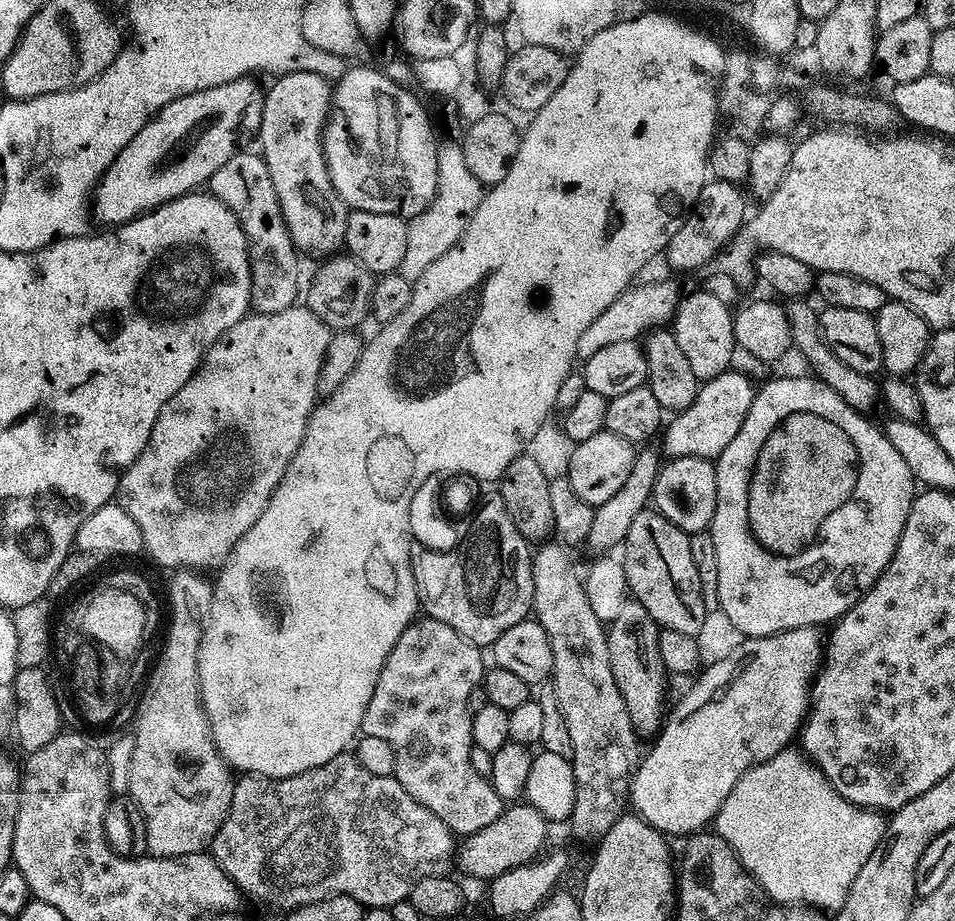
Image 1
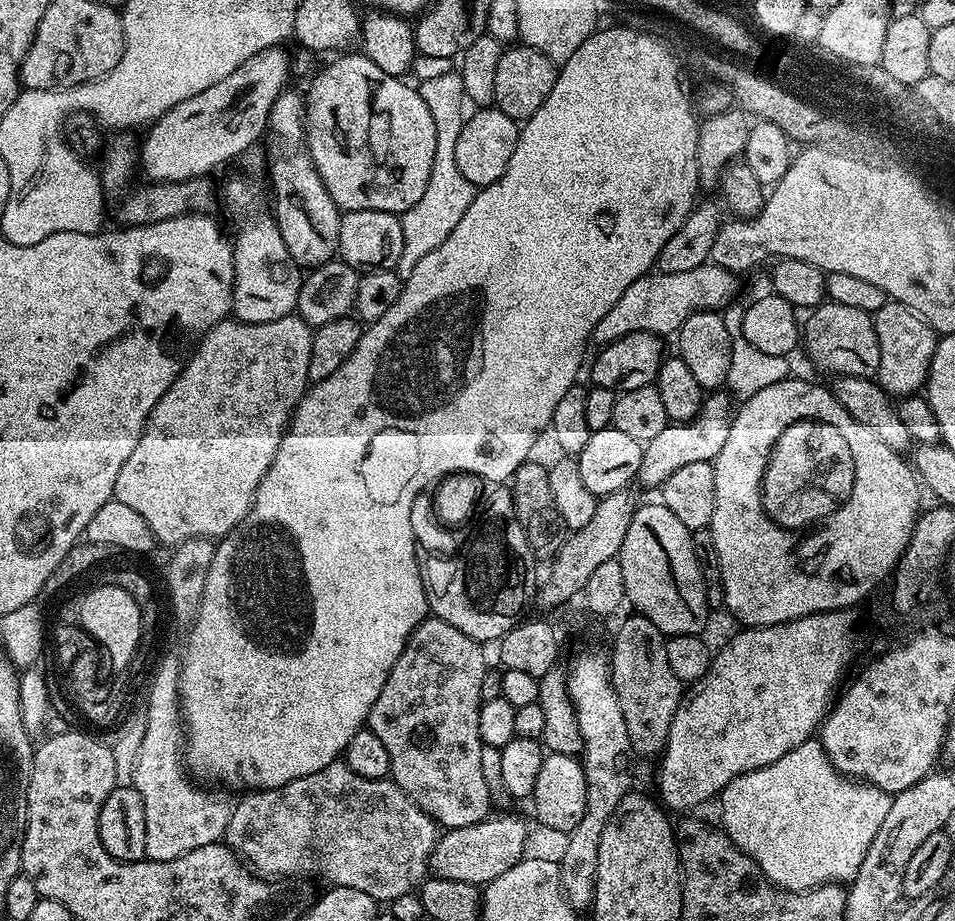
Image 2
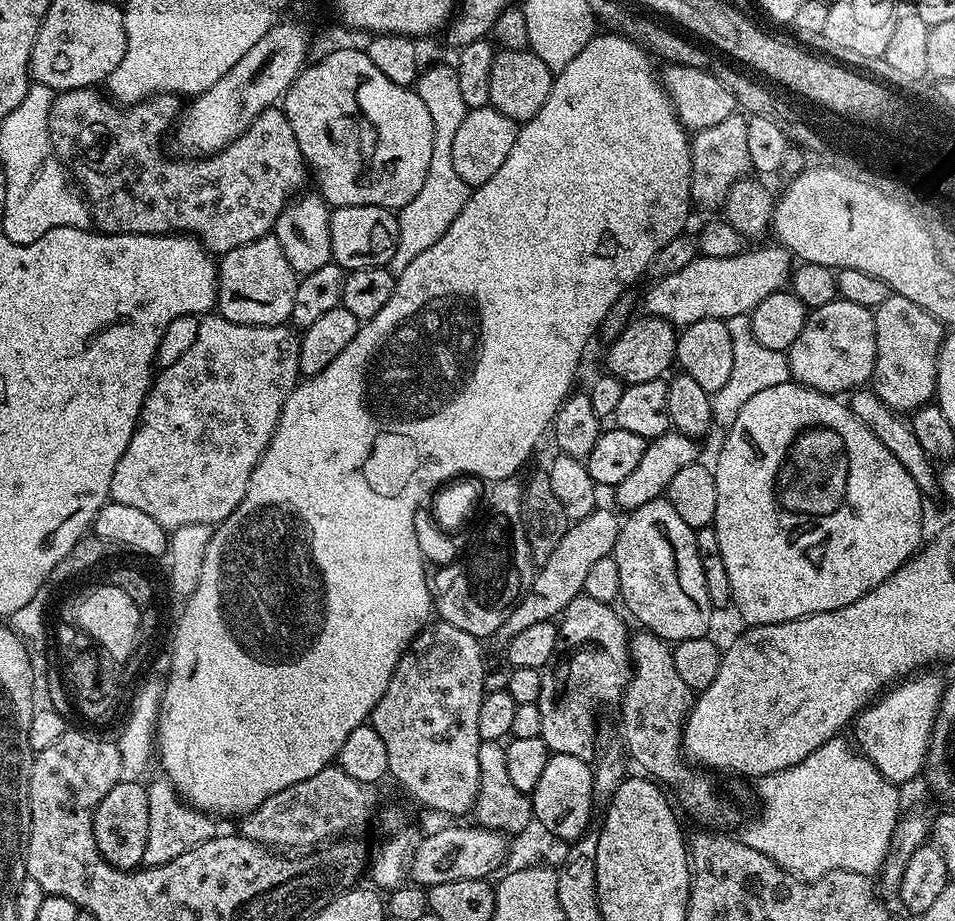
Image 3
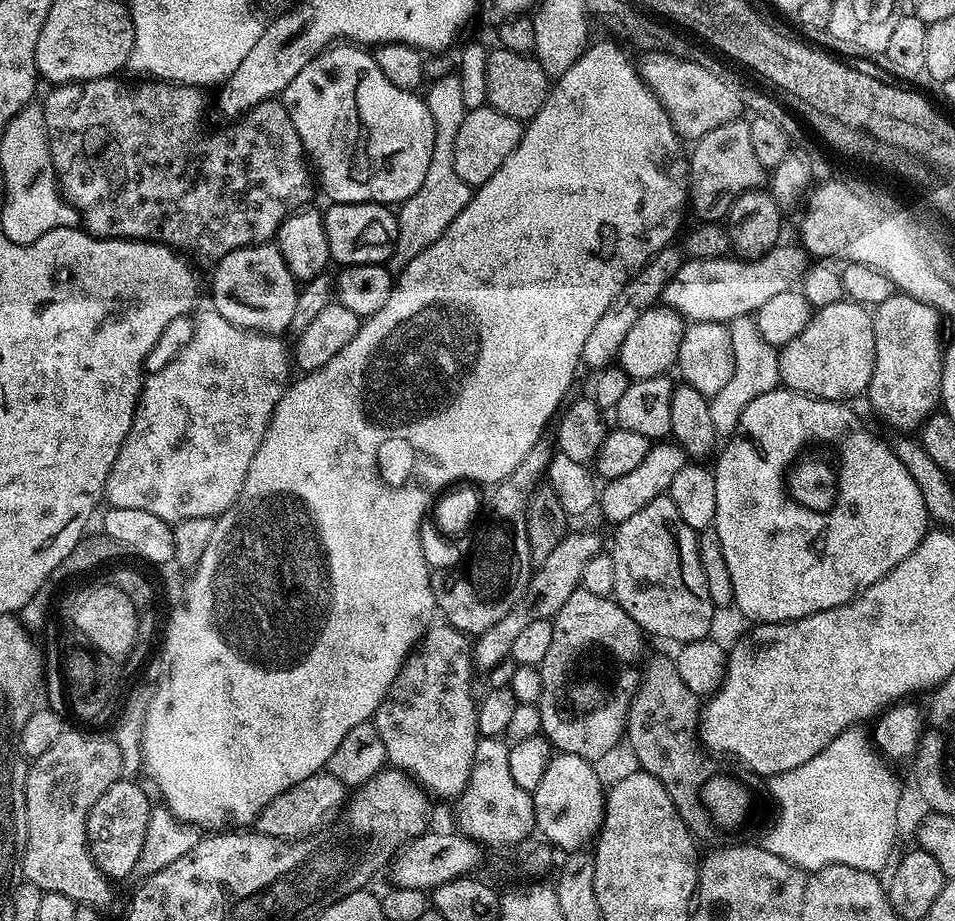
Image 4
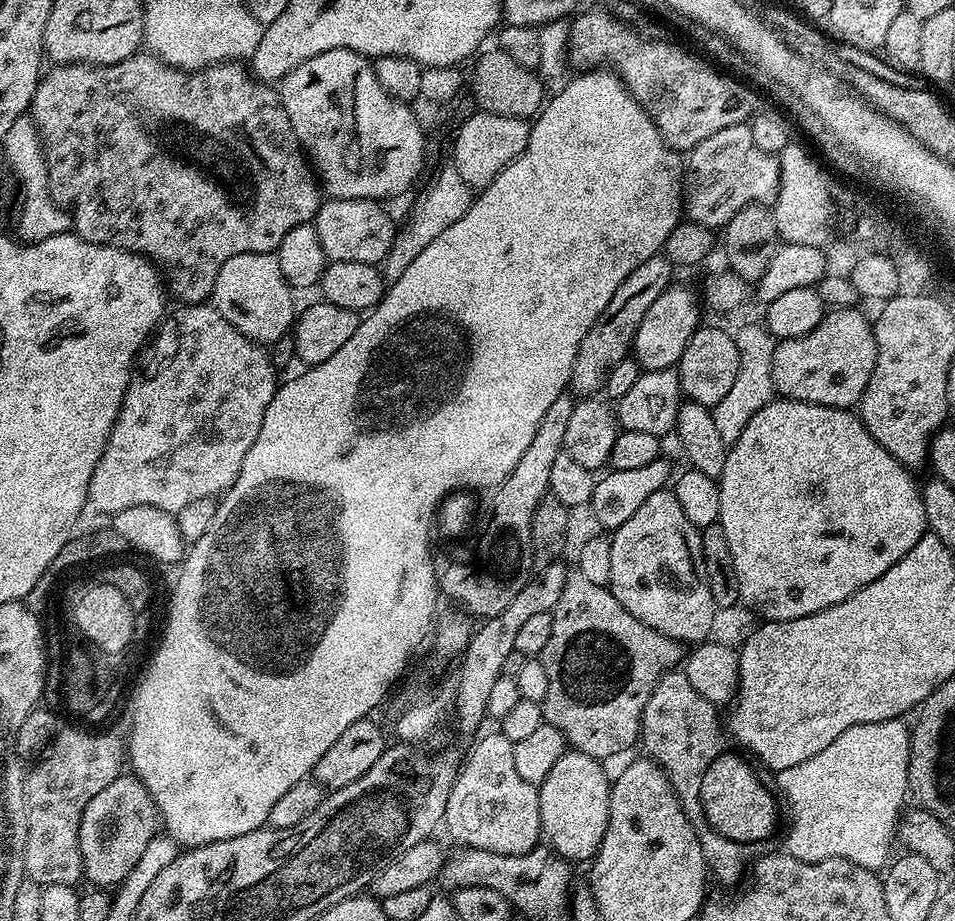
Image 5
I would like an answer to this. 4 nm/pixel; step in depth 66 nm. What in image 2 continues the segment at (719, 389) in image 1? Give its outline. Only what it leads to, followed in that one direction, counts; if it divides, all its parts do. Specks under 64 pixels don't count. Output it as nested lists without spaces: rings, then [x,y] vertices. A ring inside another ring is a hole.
[[[724,390],[713,391],[703,401],[698,416],[684,423],[669,422],[666,430],[661,430],[656,437],[650,438],[650,442],[644,445],[642,466],[638,466],[636,480],[656,490],[666,482],[666,478],[670,478],[670,474],[674,474],[674,470],[687,466],[689,462],[715,461],[718,450],[722,450],[726,437],[730,435],[733,415],[733,397]]]

